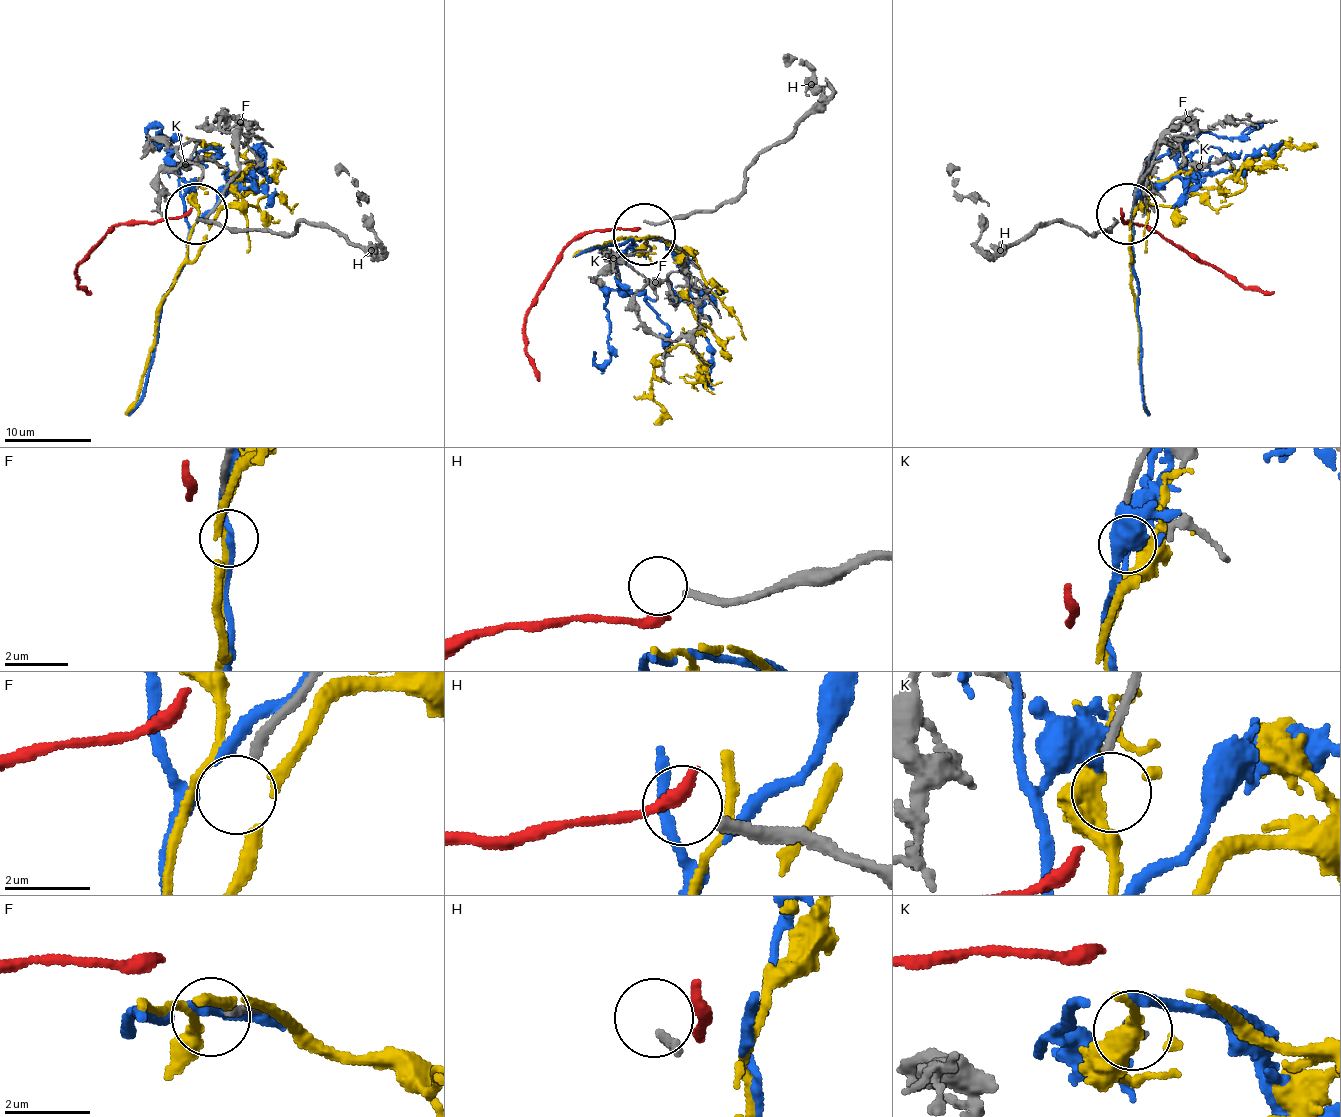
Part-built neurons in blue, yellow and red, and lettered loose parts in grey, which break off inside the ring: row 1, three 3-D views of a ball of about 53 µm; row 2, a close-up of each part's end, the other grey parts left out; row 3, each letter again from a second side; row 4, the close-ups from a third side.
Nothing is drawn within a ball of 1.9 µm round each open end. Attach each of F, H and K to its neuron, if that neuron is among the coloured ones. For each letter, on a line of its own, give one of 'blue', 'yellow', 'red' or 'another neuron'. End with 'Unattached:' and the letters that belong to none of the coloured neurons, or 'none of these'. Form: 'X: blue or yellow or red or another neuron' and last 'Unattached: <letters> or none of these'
F: another neuron
H: another neuron
K: yellow
Unattached: F, H

